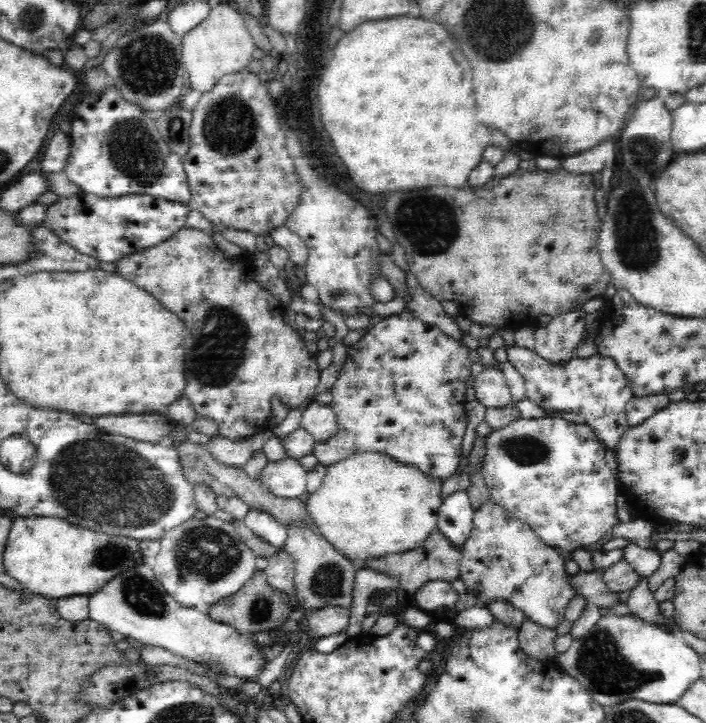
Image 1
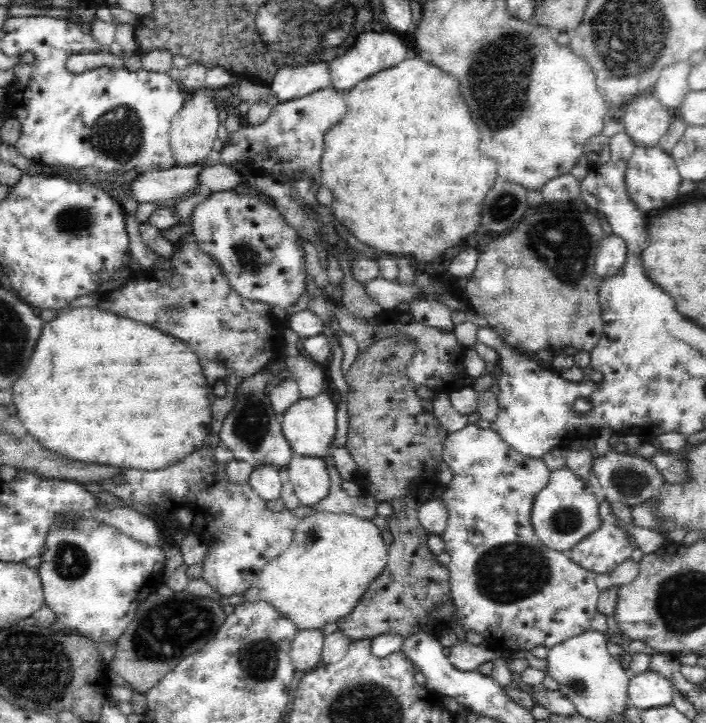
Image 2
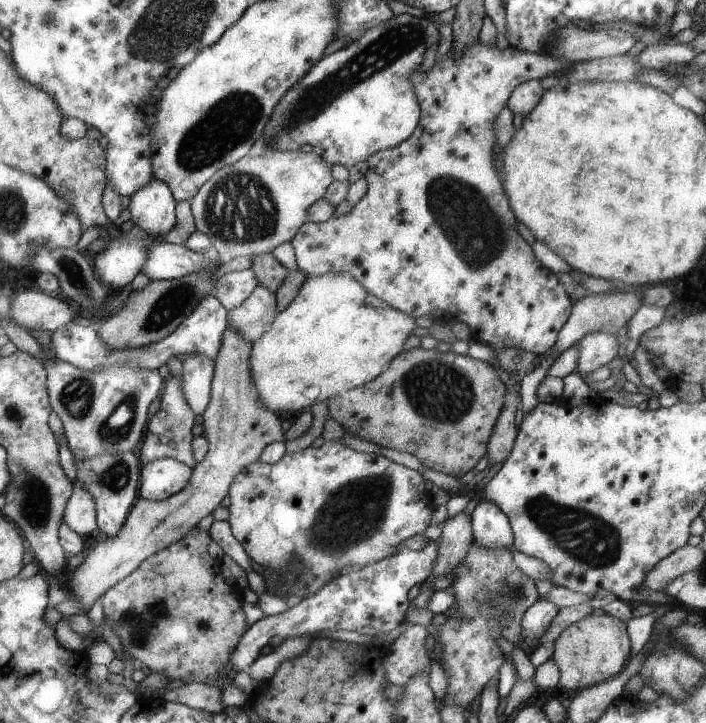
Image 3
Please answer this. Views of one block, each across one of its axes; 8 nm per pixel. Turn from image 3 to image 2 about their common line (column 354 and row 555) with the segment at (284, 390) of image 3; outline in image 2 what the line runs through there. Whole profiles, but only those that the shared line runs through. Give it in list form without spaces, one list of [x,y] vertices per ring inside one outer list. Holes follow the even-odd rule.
[[[314,512],[296,527],[290,546],[264,566],[254,584],[243,593],[242,603],[270,603],[278,613],[294,623],[296,630],[322,630],[324,626],[334,624],[340,617],[352,613],[362,595],[383,572],[387,565],[387,552],[388,546],[371,520],[351,514]]]

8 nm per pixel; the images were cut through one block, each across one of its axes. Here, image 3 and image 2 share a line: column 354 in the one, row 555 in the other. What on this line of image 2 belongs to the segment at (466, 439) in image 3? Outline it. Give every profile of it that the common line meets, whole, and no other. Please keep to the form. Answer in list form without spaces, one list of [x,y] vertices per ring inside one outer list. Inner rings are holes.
[[[397,335],[396,337],[382,338],[382,340],[370,344],[369,348],[364,348],[360,350],[356,355],[356,358],[350,369],[345,373],[344,377],[347,385],[349,386],[348,393],[348,414],[349,414],[349,431],[347,432],[347,442],[346,448],[349,451],[350,457],[354,460],[356,464],[356,475],[354,476],[354,482],[360,488],[360,491],[364,495],[370,495],[371,498],[376,502],[376,505],[381,503],[388,503],[392,507],[392,515],[386,518],[388,523],[388,530],[392,533],[393,543],[388,546],[388,559],[387,565],[383,568],[383,572],[372,582],[368,591],[366,591],[362,598],[359,600],[358,604],[355,606],[352,613],[348,613],[343,617],[340,617],[340,620],[337,620],[337,625],[339,626],[339,631],[346,635],[352,641],[356,639],[372,639],[374,637],[385,635],[385,634],[398,634],[403,639],[408,635],[417,633],[418,631],[424,631],[436,637],[440,640],[442,632],[448,629],[448,626],[452,626],[455,617],[455,604],[453,603],[451,597],[451,589],[449,586],[449,568],[444,566],[438,557],[430,551],[428,547],[428,537],[431,535],[420,523],[418,519],[418,510],[432,500],[433,493],[440,487],[440,482],[437,478],[437,472],[439,465],[443,461],[443,446],[448,438],[448,432],[445,428],[442,428],[438,417],[435,415],[435,410],[433,403],[430,400],[422,399],[416,393],[416,385],[408,377],[407,367],[409,366],[410,360],[412,360],[412,354],[416,354],[416,339],[408,338],[408,336]]]

